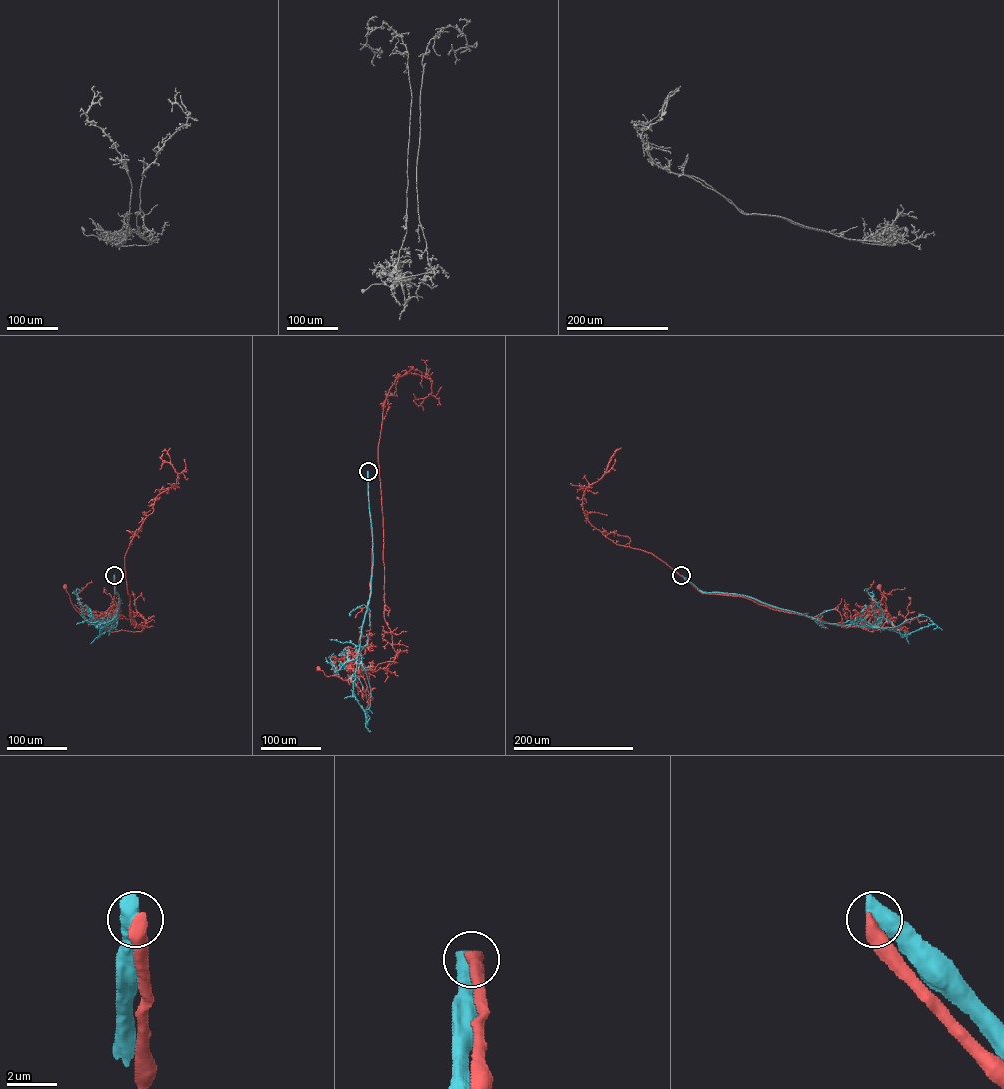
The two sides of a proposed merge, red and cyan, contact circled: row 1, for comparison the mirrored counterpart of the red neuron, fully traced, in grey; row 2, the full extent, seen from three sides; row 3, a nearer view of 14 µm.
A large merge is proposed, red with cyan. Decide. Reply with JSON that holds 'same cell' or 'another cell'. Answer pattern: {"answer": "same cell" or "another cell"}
{"answer": "another cell"}

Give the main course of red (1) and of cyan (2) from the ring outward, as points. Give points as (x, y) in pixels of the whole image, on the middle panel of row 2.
1: (368, 471), (372, 537), (370, 593), (359, 648), (351, 661), (354, 673), (343, 680), (327, 676), (318, 668)
2: (368, 471), (373, 565), (371, 594), (361, 628), (353, 686), (354, 697), (365, 713), (365, 726), (370, 731)

